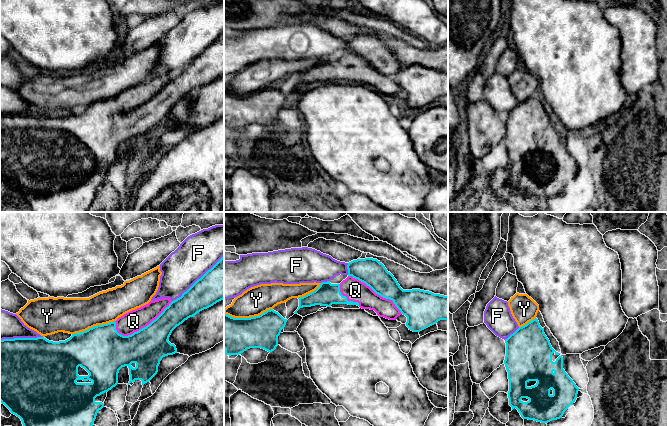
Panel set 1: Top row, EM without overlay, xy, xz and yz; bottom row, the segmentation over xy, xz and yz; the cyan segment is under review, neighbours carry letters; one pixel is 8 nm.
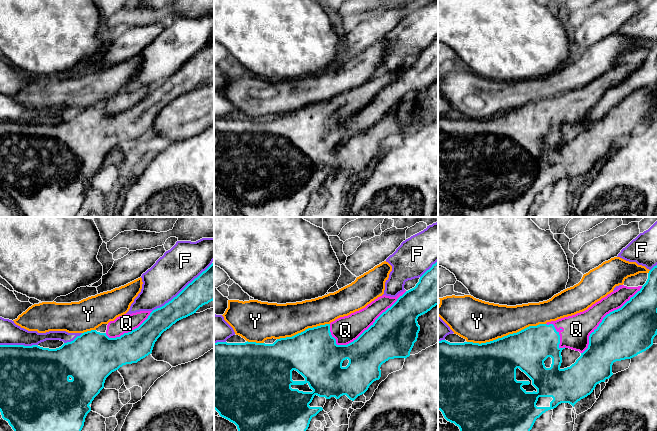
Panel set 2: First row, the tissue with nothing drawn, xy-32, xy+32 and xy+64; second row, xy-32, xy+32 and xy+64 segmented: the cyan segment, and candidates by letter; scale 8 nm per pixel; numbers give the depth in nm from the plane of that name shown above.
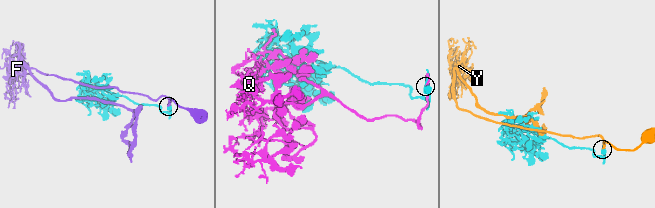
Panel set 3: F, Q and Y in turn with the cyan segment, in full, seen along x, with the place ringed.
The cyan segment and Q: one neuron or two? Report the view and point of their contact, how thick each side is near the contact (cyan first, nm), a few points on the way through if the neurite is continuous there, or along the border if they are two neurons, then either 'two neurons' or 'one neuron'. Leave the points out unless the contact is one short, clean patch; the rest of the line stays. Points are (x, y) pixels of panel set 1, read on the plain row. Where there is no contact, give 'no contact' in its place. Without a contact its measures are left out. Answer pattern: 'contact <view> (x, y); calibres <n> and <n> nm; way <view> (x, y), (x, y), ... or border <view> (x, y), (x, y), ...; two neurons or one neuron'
contact xy (144, 103); calibres 300 and 170 nm; one neuron

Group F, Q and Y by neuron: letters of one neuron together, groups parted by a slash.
F / Q / Y

